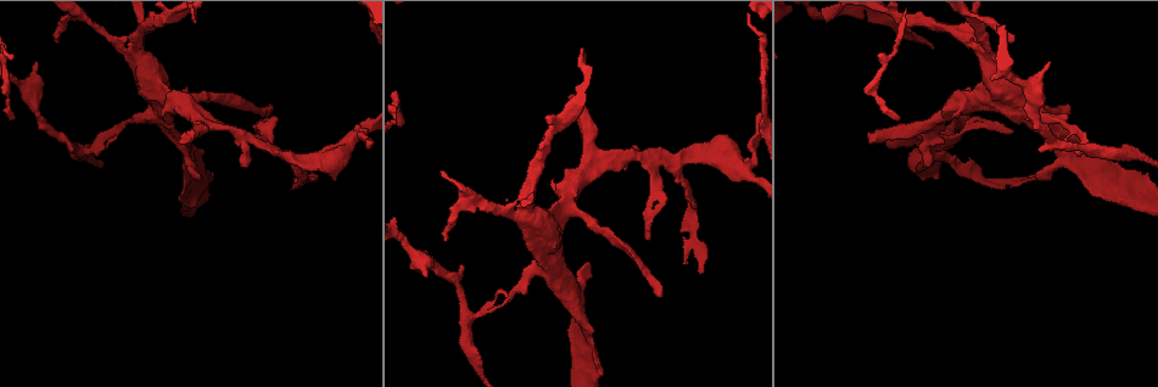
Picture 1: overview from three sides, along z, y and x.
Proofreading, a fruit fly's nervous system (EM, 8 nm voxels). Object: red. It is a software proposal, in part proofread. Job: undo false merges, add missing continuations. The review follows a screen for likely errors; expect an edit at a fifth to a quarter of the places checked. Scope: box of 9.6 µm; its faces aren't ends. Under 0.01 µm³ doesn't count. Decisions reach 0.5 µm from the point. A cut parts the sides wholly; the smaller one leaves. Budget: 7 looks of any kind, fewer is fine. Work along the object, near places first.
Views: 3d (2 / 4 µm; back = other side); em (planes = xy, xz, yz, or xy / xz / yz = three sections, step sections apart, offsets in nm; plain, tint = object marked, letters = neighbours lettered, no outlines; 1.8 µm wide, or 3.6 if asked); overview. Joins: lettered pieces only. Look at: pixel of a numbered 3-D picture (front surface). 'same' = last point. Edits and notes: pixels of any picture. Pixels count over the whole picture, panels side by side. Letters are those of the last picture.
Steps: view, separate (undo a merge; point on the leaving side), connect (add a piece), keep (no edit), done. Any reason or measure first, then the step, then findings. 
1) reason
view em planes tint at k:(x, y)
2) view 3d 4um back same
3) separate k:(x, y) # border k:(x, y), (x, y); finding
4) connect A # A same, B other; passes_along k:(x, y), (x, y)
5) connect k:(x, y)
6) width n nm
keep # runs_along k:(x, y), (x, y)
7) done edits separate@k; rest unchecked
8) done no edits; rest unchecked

branch point
view 3d 2um at 1:(1091, 150)

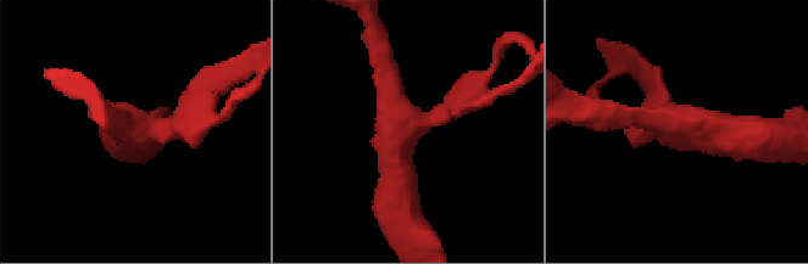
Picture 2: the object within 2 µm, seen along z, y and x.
arms 3; shape alone is not enough
view em 3.6um planes letters at 2:(137, 128)

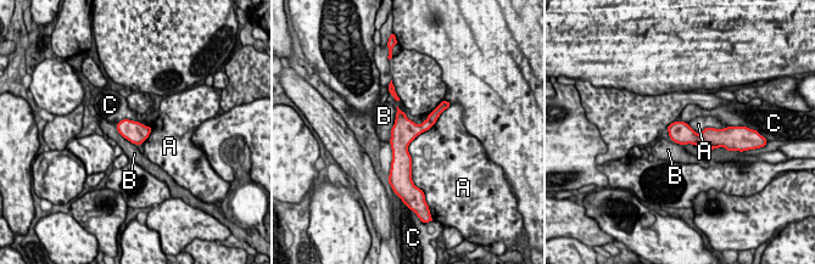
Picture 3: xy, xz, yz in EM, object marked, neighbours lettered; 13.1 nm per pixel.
separate 3:(414, 129) # A other, B other, C other; border 3:(428, 118), (433, 124); two cells meet here

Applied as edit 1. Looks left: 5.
view overview

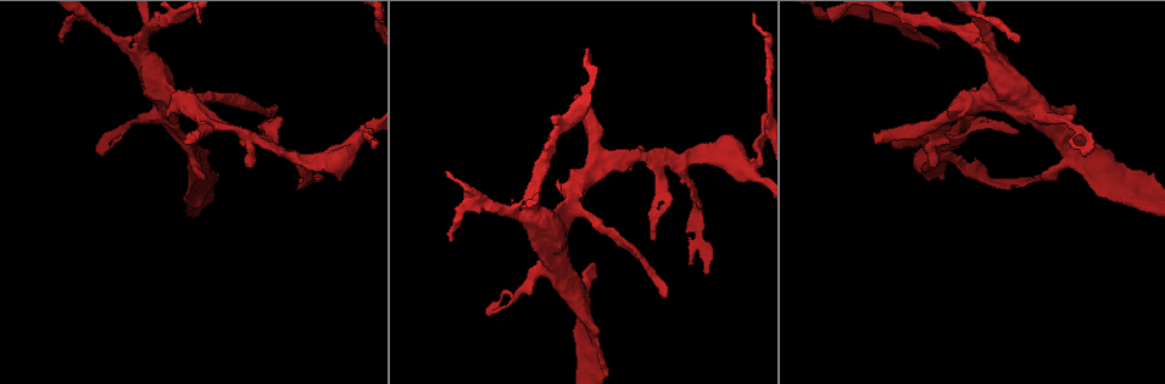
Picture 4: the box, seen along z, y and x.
view 3d 2um at 4:(1037, 114)

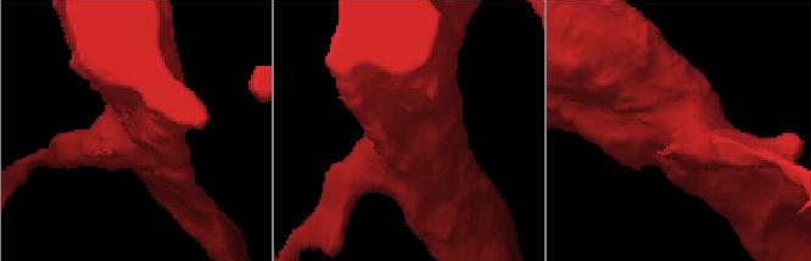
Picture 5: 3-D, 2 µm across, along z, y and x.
arms 3; arm_widths 220, 280, 600 nm; need the tissue
view em planes tint at 5:(681, 140)

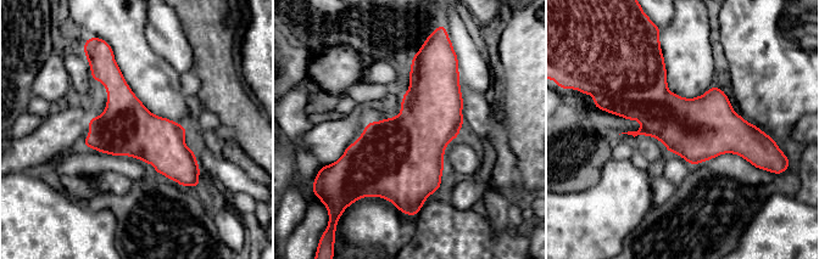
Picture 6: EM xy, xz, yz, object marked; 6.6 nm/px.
what lies round it
view em planes letters same

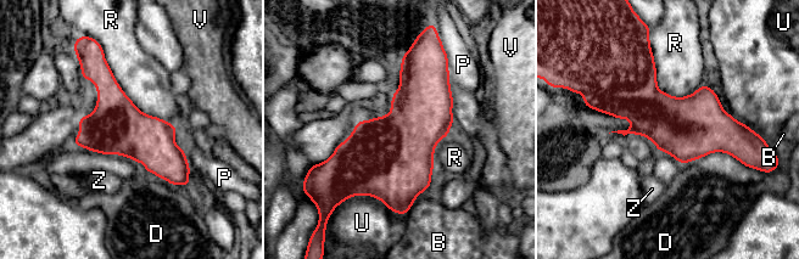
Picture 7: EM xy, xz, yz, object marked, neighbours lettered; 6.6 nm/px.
keep # B other, D other, P other, R other, U other, V other, Z other; border 7:(102, 50), (123, 93), (177, 128); one cell here

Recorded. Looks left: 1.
done edits separate@3; rest unchecked

